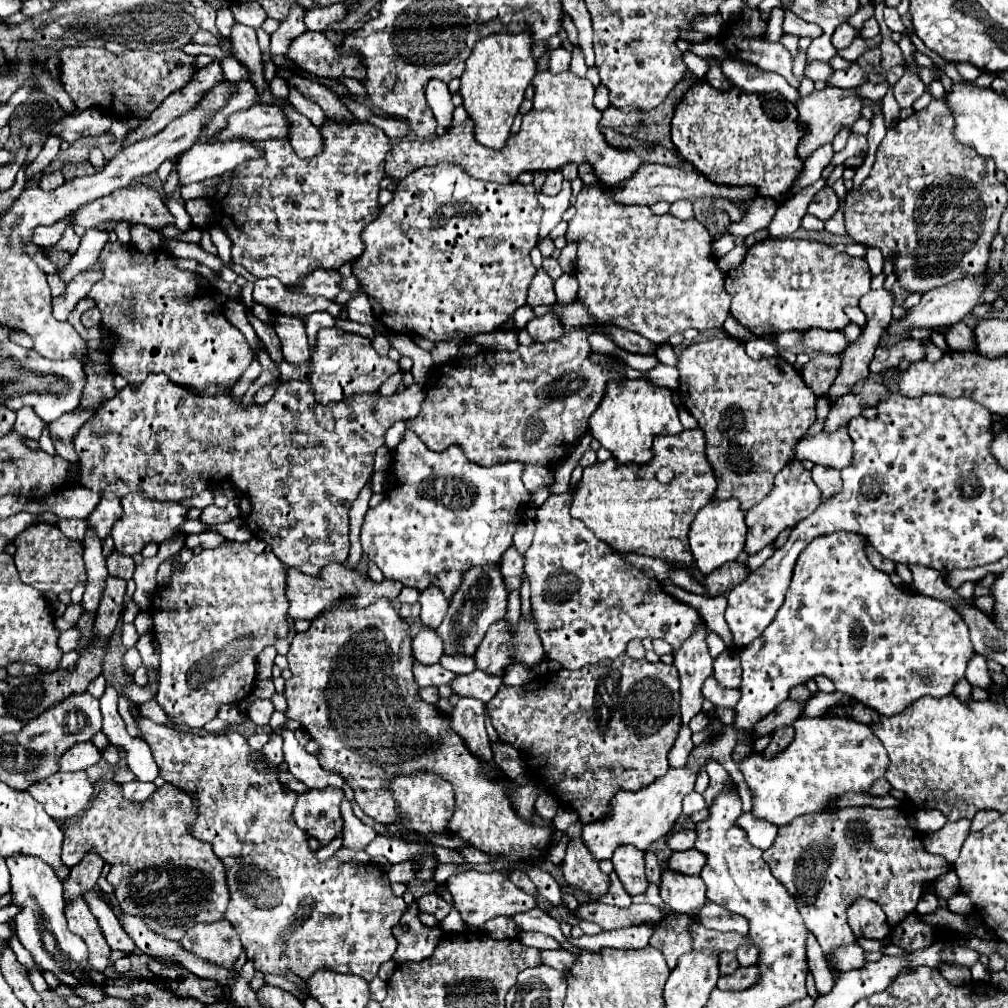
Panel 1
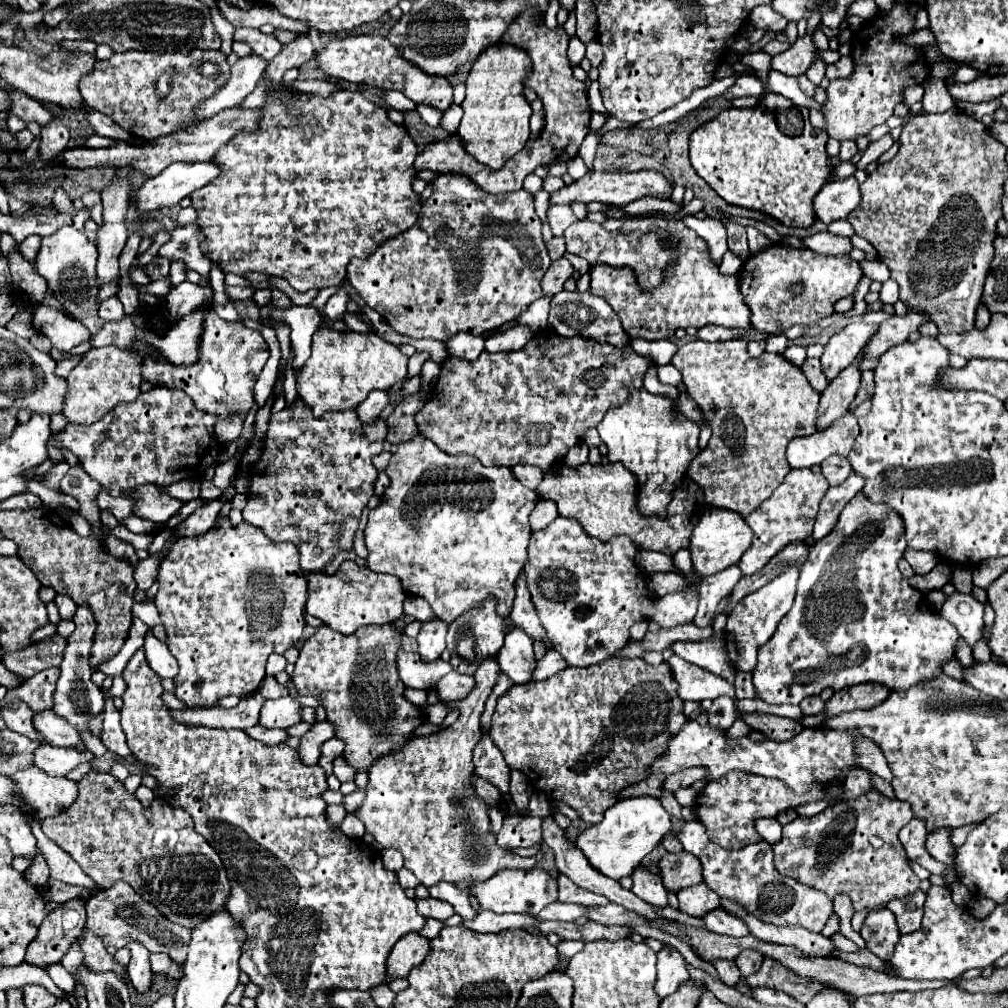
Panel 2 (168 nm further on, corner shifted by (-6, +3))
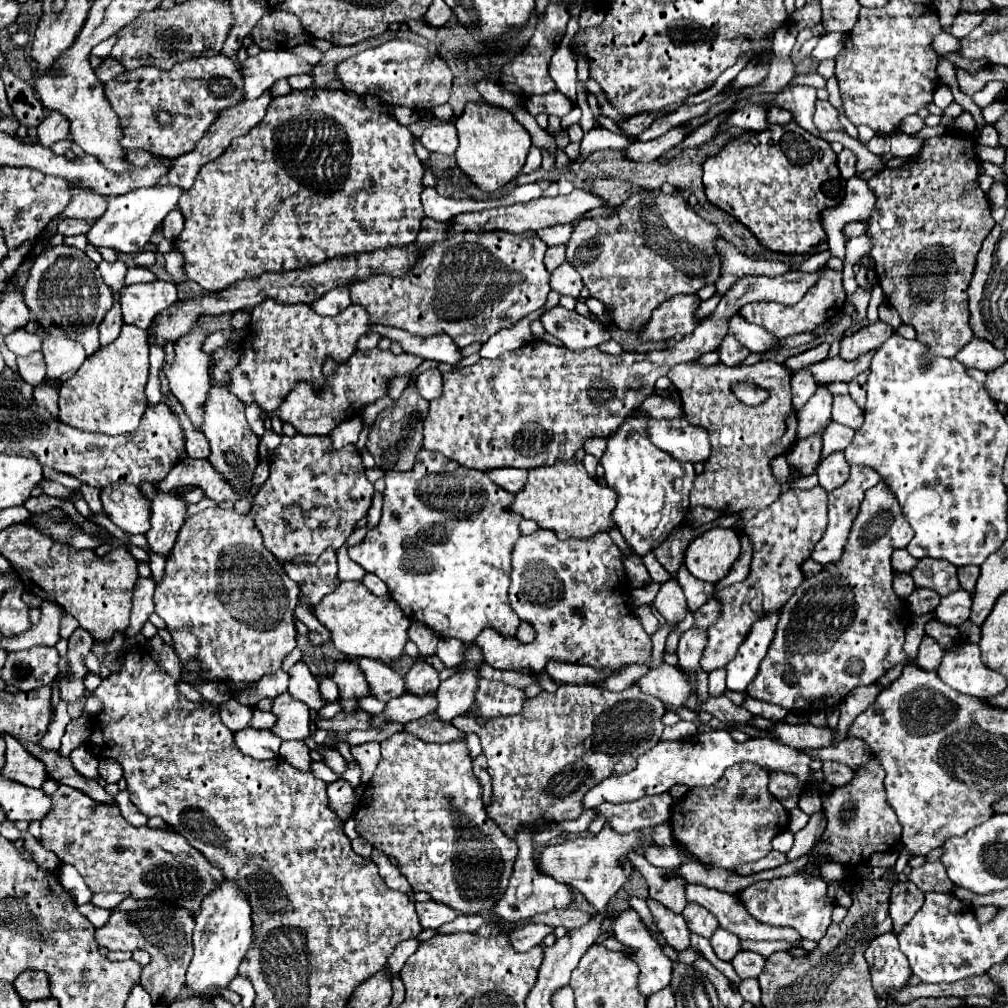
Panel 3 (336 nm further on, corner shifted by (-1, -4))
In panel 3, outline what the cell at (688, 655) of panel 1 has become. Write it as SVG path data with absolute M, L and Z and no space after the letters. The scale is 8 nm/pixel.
M741 534L741 554L739 554L737 562L731 566L731 572L715 584L715 592L721 592L721 588L733 586L733 584L745 580L749 574L749 564L751 564L751 542L747 540L745 534Z

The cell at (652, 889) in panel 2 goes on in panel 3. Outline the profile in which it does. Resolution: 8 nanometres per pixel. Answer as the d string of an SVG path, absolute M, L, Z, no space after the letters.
M647 898L647 906L653 914L653 920L655 920L659 932L667 940L667 944L673 946L677 952L687 950L689 948L689 928L685 924L683 916L669 912L669 908L661 908L661 904L657 904L657 900Z

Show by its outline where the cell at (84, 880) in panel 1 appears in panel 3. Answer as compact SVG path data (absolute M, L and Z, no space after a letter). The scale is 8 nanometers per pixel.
M25 970L21 972L21 976L13 982L17 994L21 996L21 1000L27 1004L31 1000L39 1000L39 998L49 998L51 996L51 988L49 988L49 976L45 976L45 972L37 972L37 970Z

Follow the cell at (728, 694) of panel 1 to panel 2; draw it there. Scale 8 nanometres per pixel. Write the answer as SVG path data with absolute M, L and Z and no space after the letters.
M672 655L668 661L674 681L678 683L678 697L682 701L704 701L704 699L716 699L720 695L728 695L734 699L734 687L726 683L726 679L694 665L678 655Z

